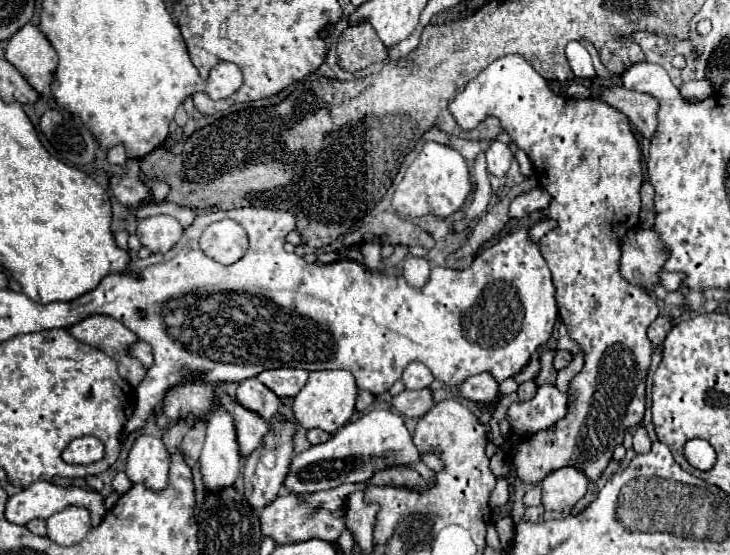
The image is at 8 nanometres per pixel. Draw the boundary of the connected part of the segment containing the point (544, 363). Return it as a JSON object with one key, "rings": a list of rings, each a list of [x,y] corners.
{"rings":[[[544,352],[540,356],[540,372],[538,376],[534,378],[536,386],[542,386],[542,384],[556,384],[556,368],[552,366],[552,358],[554,358],[554,352]]]}

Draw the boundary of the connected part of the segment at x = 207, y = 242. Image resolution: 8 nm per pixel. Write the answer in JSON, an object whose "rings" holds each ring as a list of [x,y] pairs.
{"rings":[[[220,220],[210,224],[200,238],[200,248],[222,264],[234,264],[234,260],[240,260],[246,252],[246,244],[248,236],[234,220]]]}

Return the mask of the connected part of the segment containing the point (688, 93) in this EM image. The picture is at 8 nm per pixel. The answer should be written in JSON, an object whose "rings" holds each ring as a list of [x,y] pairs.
{"rings":[[[696,80],[696,82],[688,82],[680,86],[680,94],[684,96],[684,100],[688,102],[696,102],[696,100],[704,100],[706,96],[712,94],[712,86],[708,80]]]}

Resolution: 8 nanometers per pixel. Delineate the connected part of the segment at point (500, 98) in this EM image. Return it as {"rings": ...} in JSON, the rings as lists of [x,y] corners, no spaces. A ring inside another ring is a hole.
{"rings":[[[518,54],[494,60],[456,94],[448,110],[464,132],[474,130],[484,118],[496,116],[512,142],[532,160],[534,176],[550,194],[550,206],[542,210],[542,216],[544,220],[556,222],[556,228],[540,240],[540,252],[552,272],[562,322],[570,338],[576,340],[584,352],[584,368],[570,382],[568,414],[554,424],[554,430],[540,430],[518,446],[512,458],[516,474],[526,484],[538,484],[558,468],[576,466],[590,480],[598,480],[612,458],[614,446],[622,442],[624,430],[636,426],[644,416],[644,382],[652,356],[646,328],[658,318],[656,300],[646,290],[626,282],[620,274],[620,240],[628,230],[640,224],[640,186],[644,178],[640,144],[628,118],[618,108],[594,98],[574,100],[554,94],[548,82]]]}

